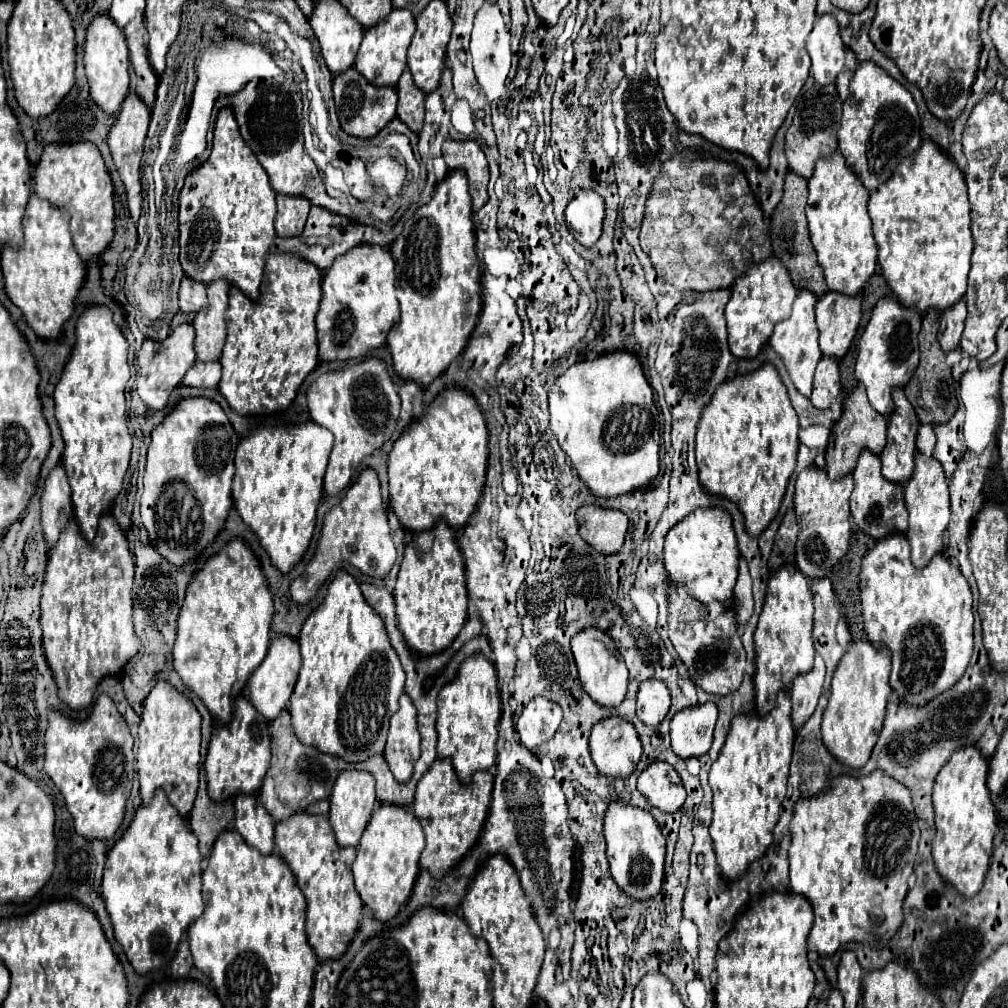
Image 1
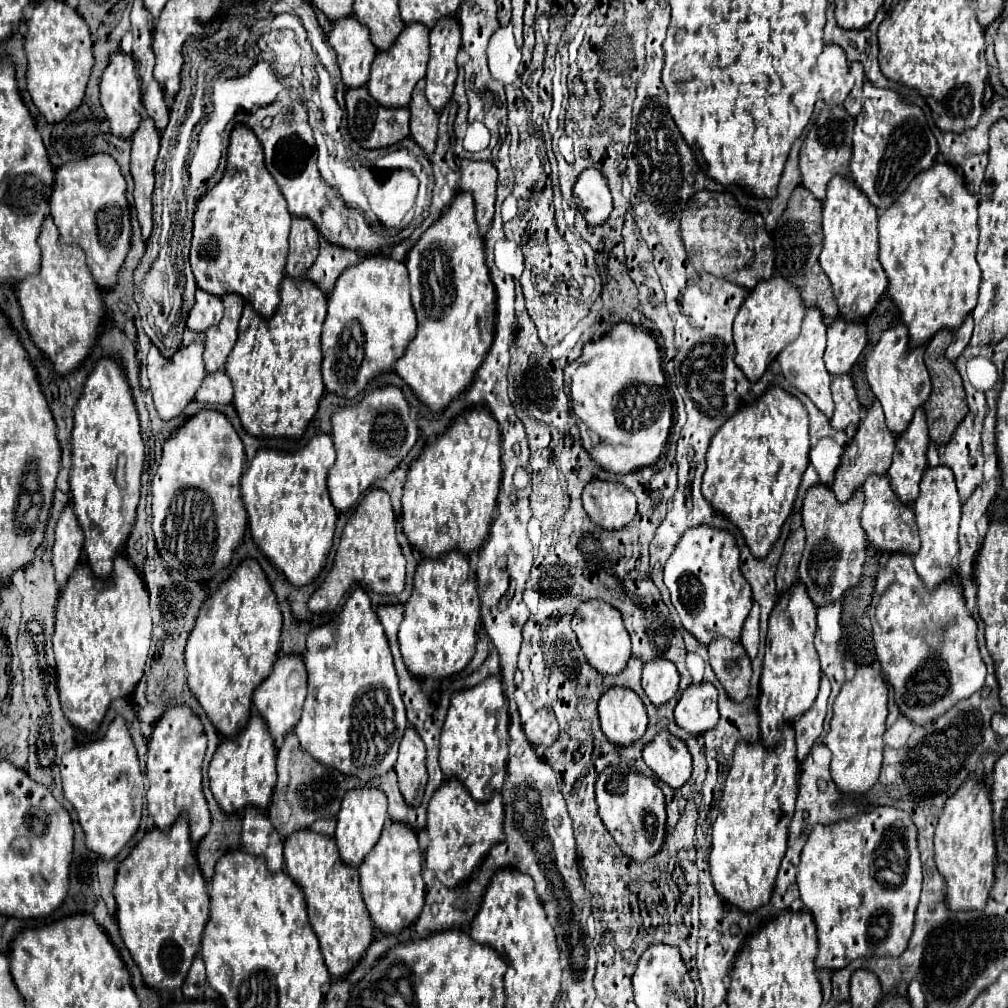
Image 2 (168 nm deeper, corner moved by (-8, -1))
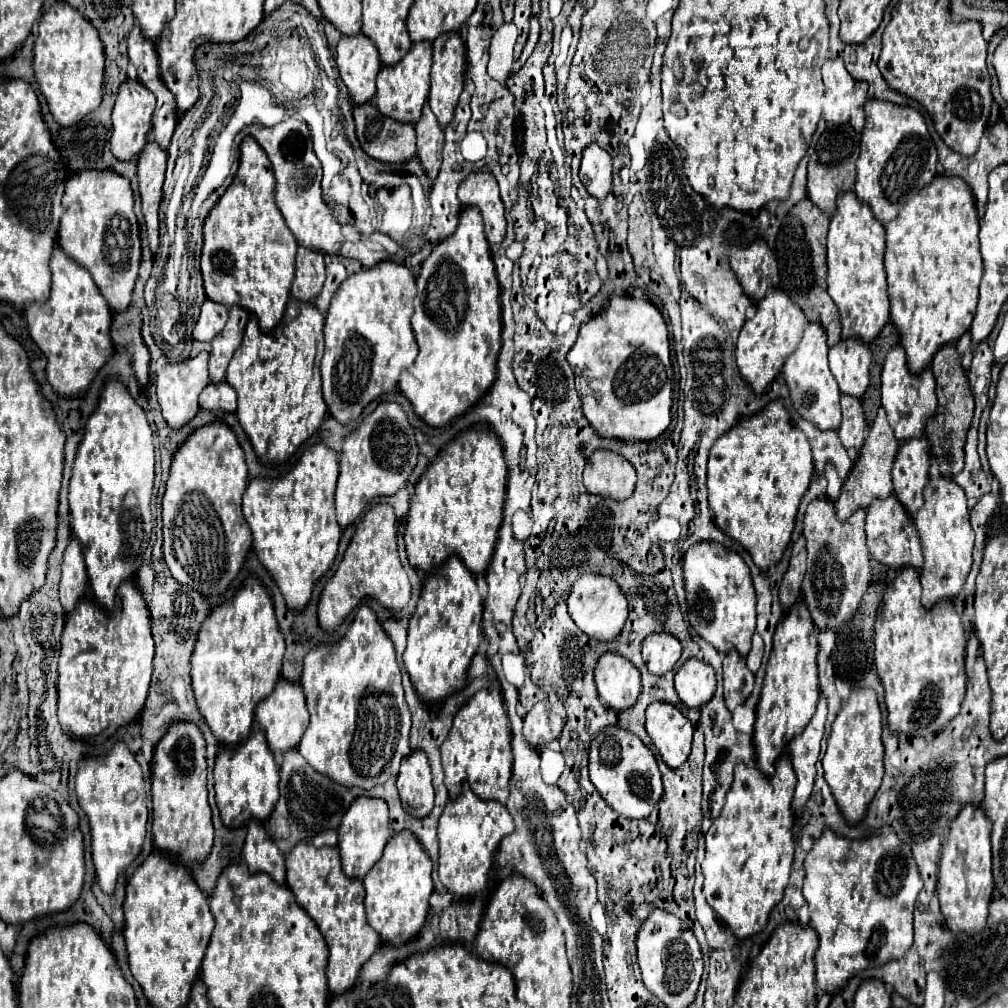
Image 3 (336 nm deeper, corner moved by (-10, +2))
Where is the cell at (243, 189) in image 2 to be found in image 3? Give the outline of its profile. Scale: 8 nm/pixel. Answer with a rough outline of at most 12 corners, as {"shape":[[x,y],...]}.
{"shape":[[255,139],[203,225],[211,301],[285,313],[299,243]]}

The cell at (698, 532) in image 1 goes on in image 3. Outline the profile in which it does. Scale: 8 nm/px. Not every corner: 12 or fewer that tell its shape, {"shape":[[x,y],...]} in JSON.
{"shape":[[695,543],[681,565],[689,625],[745,657],[755,589],[743,559]]}

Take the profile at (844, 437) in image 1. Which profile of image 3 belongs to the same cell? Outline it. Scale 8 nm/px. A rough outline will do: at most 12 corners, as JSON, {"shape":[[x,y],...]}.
{"shape":[[883,407],[877,411],[841,495],[839,521],[893,493],[899,447]]}

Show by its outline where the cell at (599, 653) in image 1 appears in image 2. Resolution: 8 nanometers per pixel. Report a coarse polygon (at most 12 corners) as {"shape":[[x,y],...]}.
{"shape":[[581,602],[573,632],[587,662],[619,674],[629,660],[621,612]]}

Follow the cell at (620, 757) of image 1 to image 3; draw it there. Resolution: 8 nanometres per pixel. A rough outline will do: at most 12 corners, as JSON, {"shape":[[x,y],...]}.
{"shape":[[615,653],[599,659],[599,699],[617,713],[641,695],[639,671]]}

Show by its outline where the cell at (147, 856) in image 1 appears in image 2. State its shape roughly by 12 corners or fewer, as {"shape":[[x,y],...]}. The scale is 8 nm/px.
{"shape":[[185,816],[121,862],[121,938],[181,988],[209,922]]}

